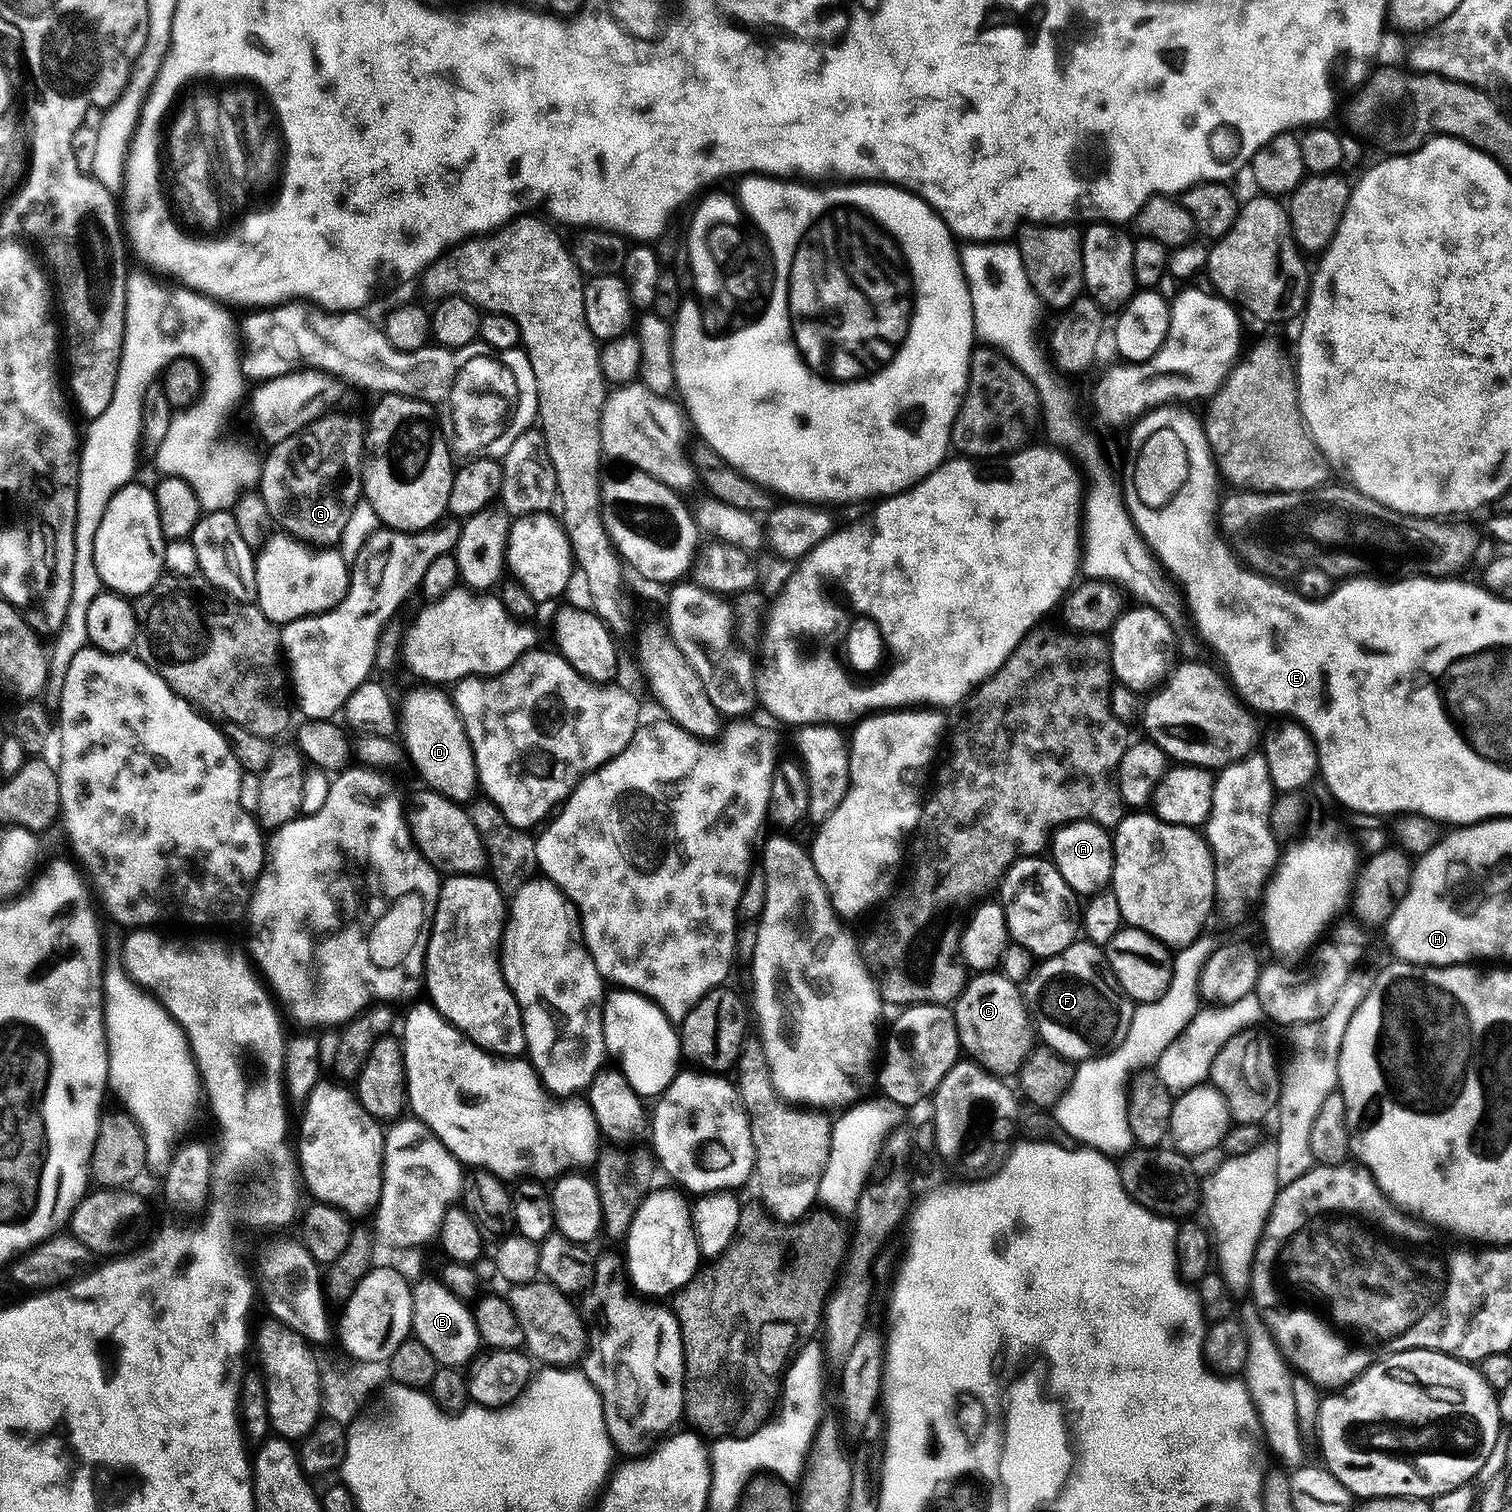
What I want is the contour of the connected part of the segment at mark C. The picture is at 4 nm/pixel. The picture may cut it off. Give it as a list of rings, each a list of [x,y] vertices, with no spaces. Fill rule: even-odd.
[[[1000,970],[975,973],[954,1002],[954,1011],[961,1049],[993,1076],[1009,1078],[1019,1073],[1033,1050],[1034,1020],[1030,1012],[1028,1016],[1029,1005],[1021,985],[1002,973]]]

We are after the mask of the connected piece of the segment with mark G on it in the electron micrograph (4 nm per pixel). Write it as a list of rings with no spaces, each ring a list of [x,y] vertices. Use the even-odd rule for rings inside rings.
[[[341,410],[319,416],[293,436],[271,445],[268,457],[260,465],[258,495],[266,502],[270,518],[277,529],[316,550],[328,550],[339,545],[351,511],[362,500],[362,465],[366,424],[356,416],[346,416]]]

